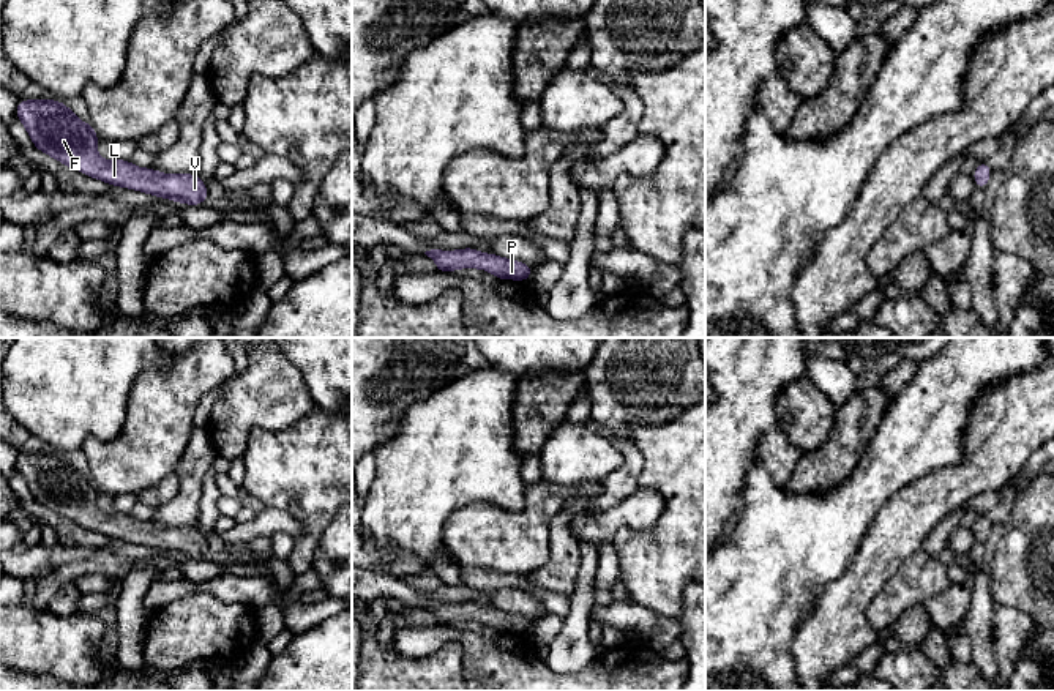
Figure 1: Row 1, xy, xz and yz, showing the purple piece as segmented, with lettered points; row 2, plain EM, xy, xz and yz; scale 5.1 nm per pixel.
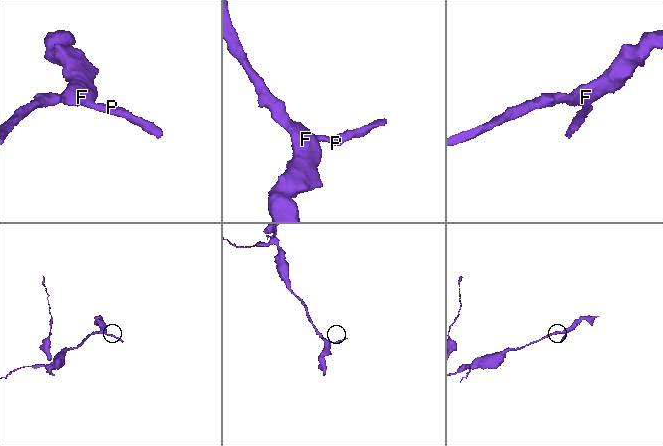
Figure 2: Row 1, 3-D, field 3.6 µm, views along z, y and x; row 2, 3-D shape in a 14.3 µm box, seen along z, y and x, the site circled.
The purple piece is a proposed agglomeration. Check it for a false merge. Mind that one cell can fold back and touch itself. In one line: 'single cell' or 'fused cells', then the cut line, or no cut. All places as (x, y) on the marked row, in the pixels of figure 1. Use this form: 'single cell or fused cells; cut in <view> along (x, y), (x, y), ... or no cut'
single cell; no cut

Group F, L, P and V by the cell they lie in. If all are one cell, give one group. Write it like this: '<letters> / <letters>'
F L P V

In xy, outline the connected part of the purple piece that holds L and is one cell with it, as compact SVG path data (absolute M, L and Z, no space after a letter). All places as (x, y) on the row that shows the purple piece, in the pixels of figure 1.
M19 99L14 115L39 151L84 175L178 204L202 205L208 197L204 180L196 174L172 175L137 167L126 159L103 159L92 123L82 123L62 101Z

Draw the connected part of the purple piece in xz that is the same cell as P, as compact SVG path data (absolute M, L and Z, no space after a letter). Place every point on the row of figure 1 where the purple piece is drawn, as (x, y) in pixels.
M473 248L458 251L431 249L424 254L435 262L439 273L451 273L459 268L480 268L491 271L500 281L529 281L533 271L533 267L527 263L505 259L497 254L483 254Z

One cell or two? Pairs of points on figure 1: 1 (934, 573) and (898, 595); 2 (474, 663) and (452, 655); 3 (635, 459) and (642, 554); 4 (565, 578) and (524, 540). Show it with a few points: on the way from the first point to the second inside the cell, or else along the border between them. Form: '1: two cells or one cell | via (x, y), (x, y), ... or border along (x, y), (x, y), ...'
1: one cell | via (925, 576), (908, 589)
2: two cells | border along (425, 657), (448, 644), (458, 644), (463, 674)
3: two cells | border along (638, 448), (642, 458), (639, 486)
4: two cells | border along (551, 524), (551, 556), (538, 568), (513, 575)

